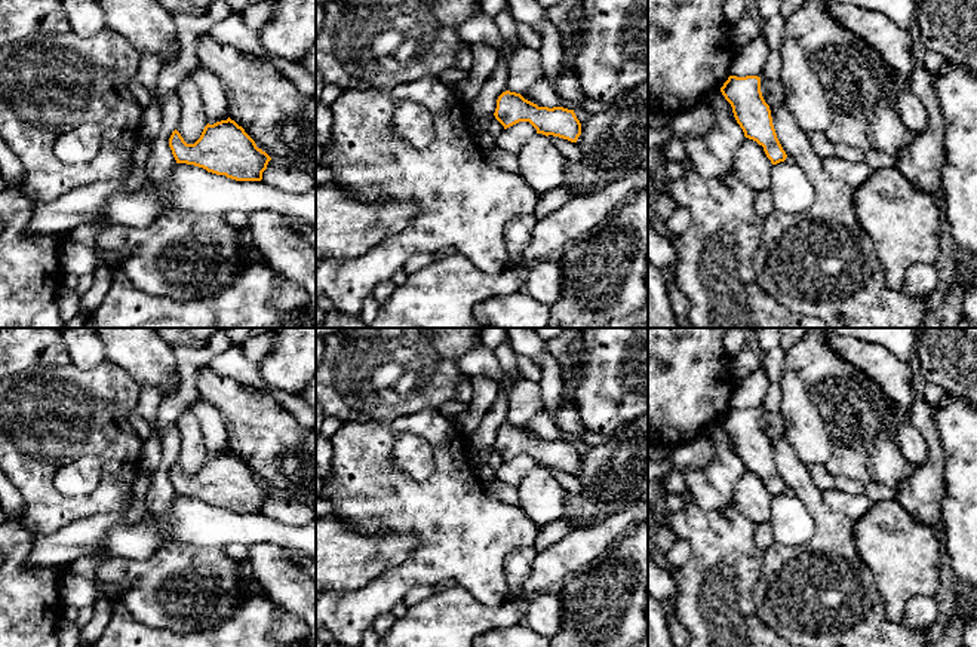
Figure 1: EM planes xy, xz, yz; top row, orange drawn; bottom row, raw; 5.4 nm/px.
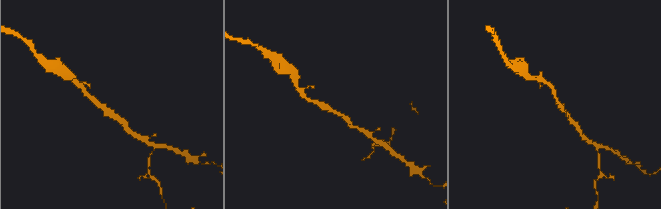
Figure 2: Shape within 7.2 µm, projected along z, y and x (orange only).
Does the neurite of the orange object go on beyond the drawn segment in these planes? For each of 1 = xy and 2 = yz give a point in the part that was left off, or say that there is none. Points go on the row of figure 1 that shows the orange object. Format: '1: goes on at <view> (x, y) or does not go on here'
1: does not go on here
2: does not go on here

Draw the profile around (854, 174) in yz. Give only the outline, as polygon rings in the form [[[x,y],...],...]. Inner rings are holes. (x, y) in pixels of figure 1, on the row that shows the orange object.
[[[836,156],[821,159],[826,172],[850,184],[854,190],[866,183],[873,172],[866,162],[848,162]]]

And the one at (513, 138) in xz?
[[[519,122],[504,129],[495,144],[500,150],[516,156],[534,135],[537,129],[529,122]]]

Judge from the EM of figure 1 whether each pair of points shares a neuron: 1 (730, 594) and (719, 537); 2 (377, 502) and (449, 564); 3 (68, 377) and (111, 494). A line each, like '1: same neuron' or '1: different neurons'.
1: same neuron
2: same neuron
3: same neuron

